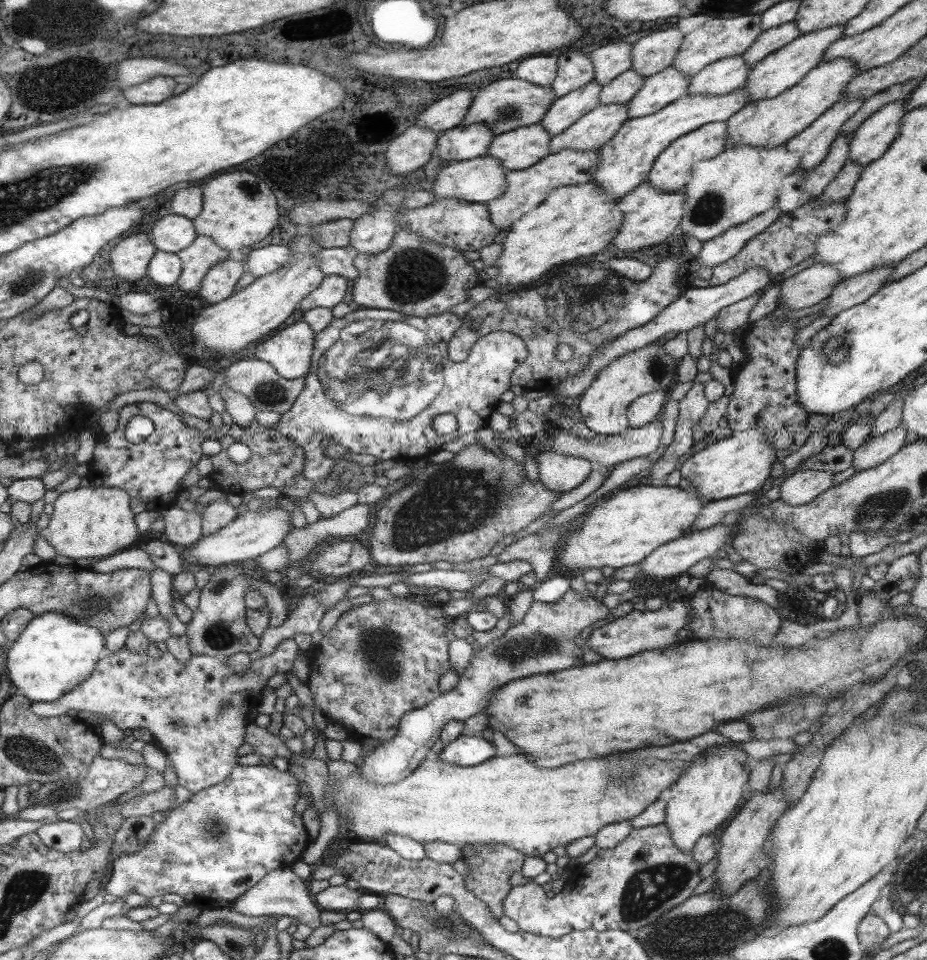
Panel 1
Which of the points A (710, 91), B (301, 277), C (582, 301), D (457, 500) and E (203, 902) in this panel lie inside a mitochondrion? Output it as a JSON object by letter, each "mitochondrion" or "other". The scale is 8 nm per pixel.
{"A":"other","B":"other","C":"mitochondrion","D":"mitochondrion","E":"other"}

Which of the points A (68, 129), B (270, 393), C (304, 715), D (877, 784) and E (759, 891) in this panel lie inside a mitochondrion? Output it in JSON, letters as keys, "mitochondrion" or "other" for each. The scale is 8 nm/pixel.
{"A":"other","B":"mitochondrion","C":"other","D":"other","E":"mitochondrion"}

